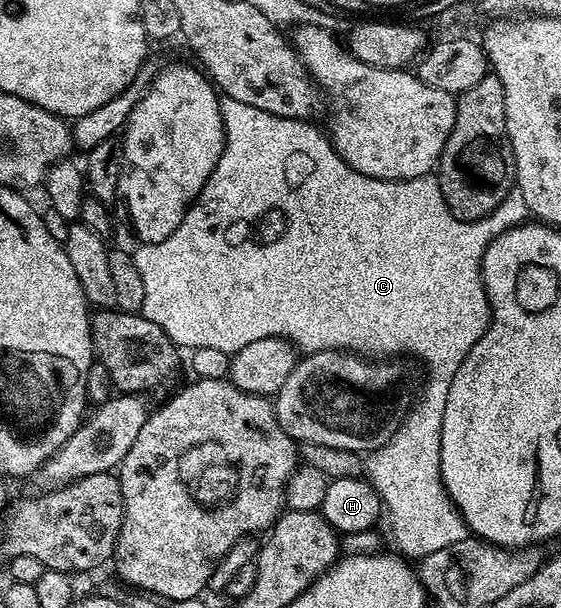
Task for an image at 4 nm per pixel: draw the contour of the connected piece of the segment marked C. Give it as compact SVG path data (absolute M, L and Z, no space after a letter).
M227 98L221 99L221 116L225 126L225 148L211 177L197 194L196 201L190 205L183 221L179 221L179 229L175 229L171 237L158 243L141 243L138 251L132 252L135 265L139 269L139 277L143 277L143 305L140 314L159 326L170 341L181 349L206 346L232 353L243 349L243 345L251 345L251 341L259 341L263 337L279 337L289 340L301 353L351 351L362 357L414 355L417 359L425 359L425 367L429 370L429 376L425 379L425 392L414 403L412 400L411 406L404 412L396 433L382 447L376 447L374 451L368 452L363 463L363 471L379 493L387 523L389 519L393 539L397 542L396 550L404 558L420 561L431 553L436 553L441 547L455 545L455 541L470 538L469 526L451 501L441 476L443 409L447 409L447 393L451 389L451 381L459 365L463 365L475 341L479 341L479 337L483 337L483 333L489 328L489 302L481 280L481 258L487 245L496 235L502 235L509 227L518 227L530 218L529 206L527 201L523 201L523 193L516 189L509 191L505 200L485 219L457 219L445 203L441 182L437 180L436 174L430 173L414 179L367 177L351 169L351 165L347 165L347 161L343 161L343 157L339 157L339 153L333 148L328 134L321 132L320 135L312 127L312 122L280 119L278 115L272 115L263 109L243 105L243 101Z

